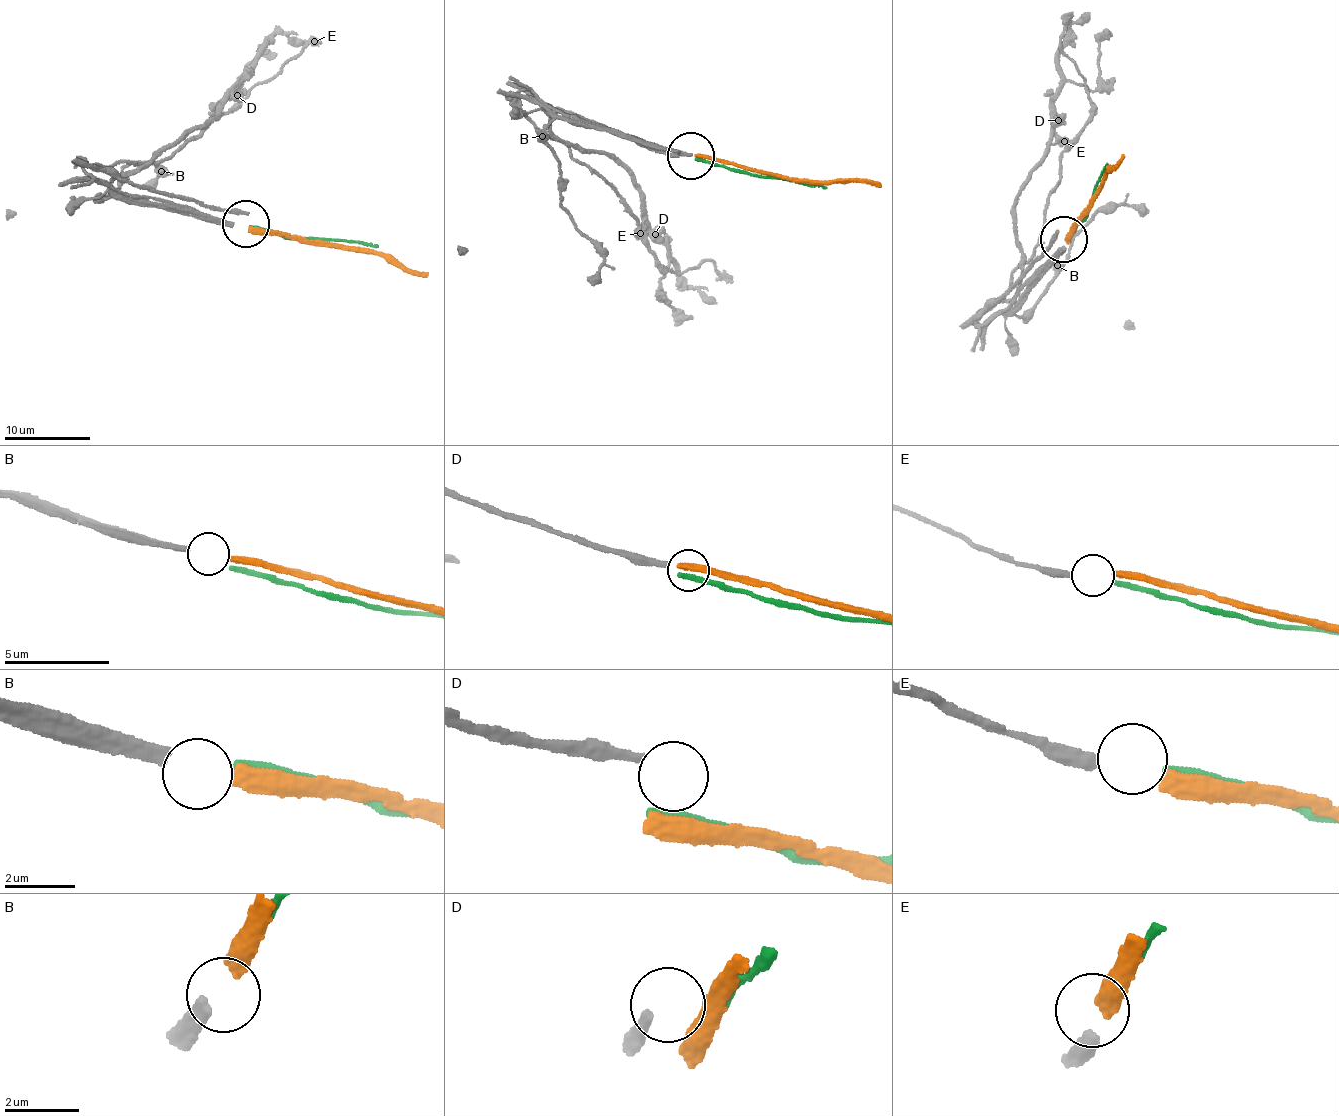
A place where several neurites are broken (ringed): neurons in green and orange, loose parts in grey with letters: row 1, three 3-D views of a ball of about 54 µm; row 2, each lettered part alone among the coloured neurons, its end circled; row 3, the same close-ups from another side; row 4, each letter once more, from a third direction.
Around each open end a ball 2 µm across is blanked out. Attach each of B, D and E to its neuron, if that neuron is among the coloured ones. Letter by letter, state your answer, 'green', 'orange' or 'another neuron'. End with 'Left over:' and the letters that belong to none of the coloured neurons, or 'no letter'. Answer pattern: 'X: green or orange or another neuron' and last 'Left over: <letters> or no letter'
B: orange
D: another neuron
E: green
Left over: D

